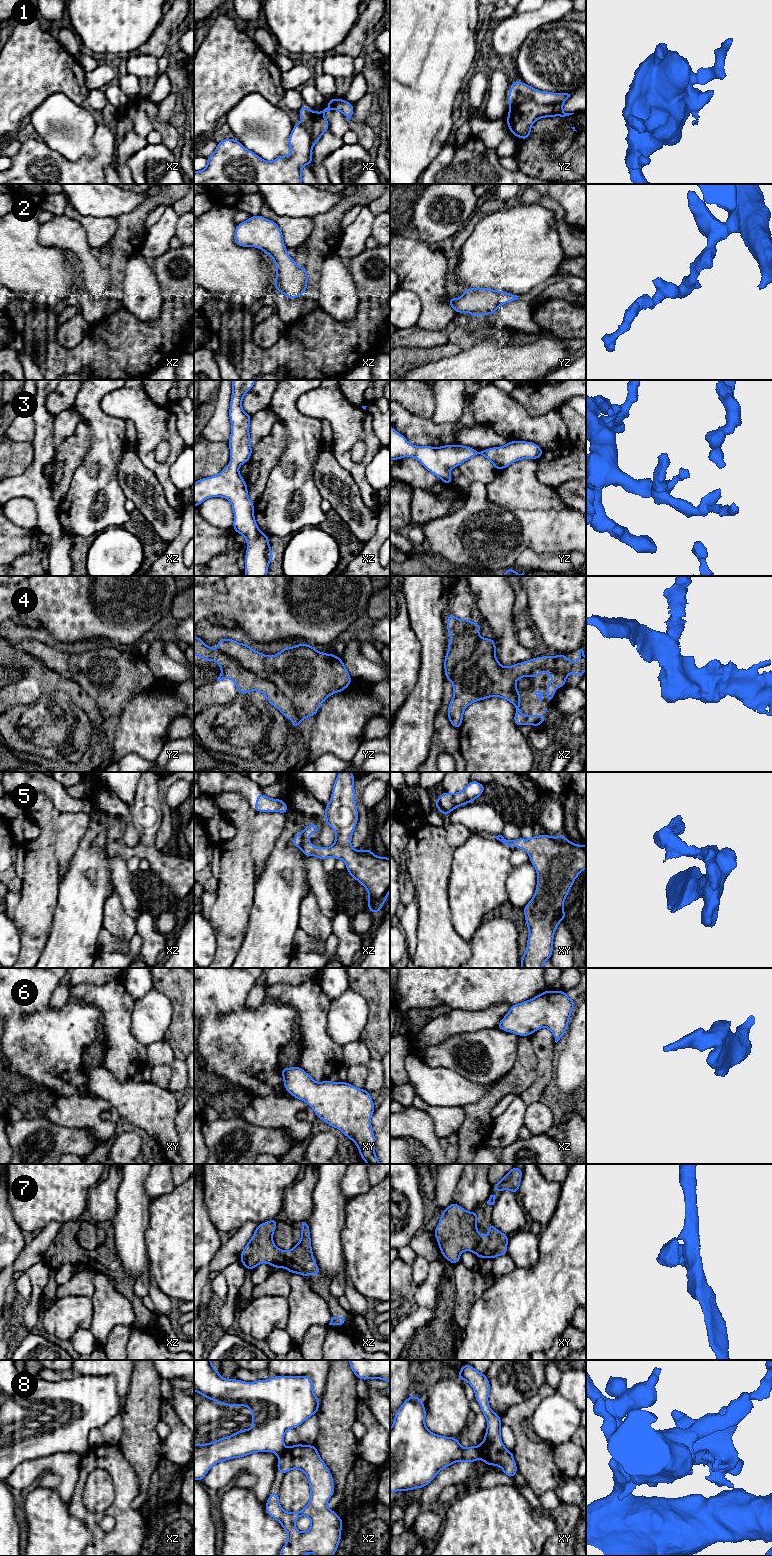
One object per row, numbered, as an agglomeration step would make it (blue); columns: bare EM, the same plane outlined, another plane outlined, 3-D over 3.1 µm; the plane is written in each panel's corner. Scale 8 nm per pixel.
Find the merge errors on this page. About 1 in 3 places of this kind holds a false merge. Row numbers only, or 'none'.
1, 4, 8

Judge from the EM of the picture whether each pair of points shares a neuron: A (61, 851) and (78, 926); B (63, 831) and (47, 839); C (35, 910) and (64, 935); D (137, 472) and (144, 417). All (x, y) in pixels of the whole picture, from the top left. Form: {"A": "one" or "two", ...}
{"A": "two", "B": "two", "C": "two", "D": "two"}

